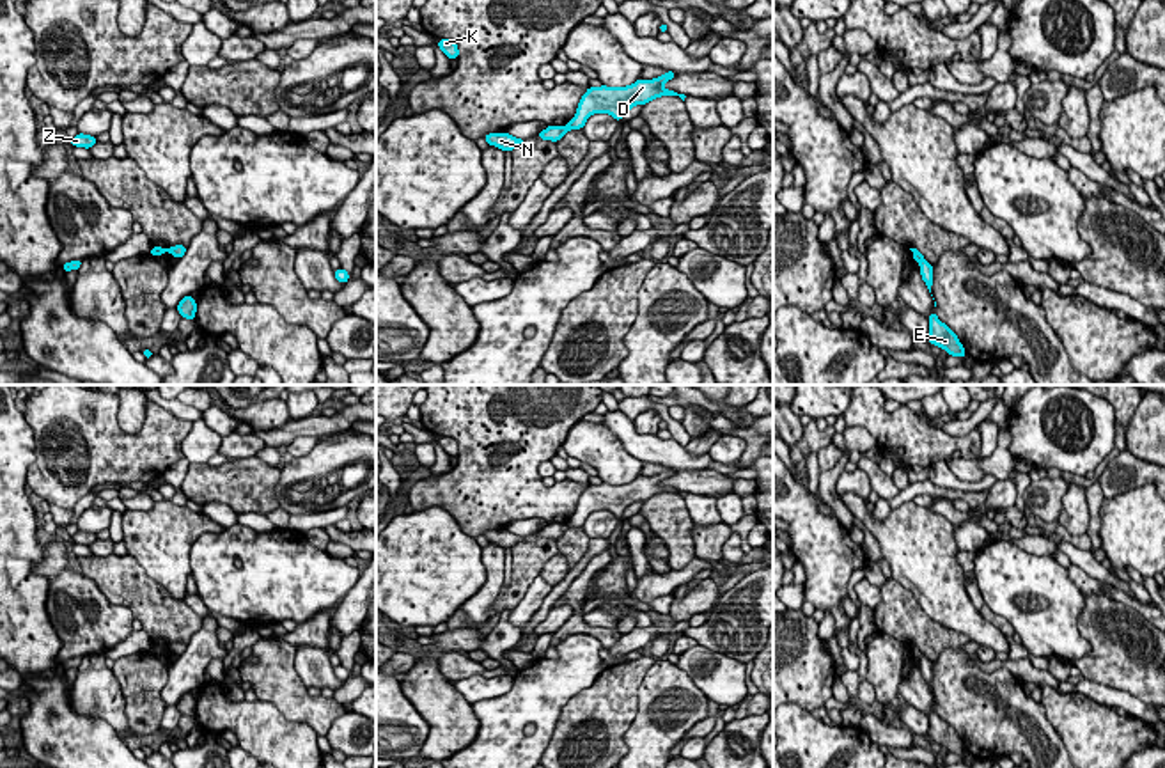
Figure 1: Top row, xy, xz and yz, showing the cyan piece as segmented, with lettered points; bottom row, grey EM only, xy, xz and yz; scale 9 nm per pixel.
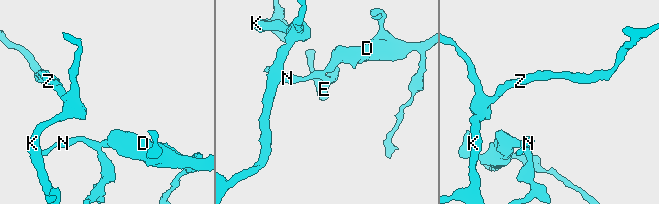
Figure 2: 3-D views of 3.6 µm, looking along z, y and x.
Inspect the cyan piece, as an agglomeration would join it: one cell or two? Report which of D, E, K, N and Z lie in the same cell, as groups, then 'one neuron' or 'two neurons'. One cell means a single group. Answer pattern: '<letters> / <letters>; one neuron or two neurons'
D / E K N Z; two neurons

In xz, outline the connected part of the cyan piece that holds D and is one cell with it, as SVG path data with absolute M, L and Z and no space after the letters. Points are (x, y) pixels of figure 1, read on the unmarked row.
M669 468L653 477L637 477L626 484L589 484L578 500L575 514L567 520L567 527L582 527L592 511L610 511L621 520L622 513L635 502L645 502L660 493L677 493L684 498L684 491L663 486L661 482L676 474Z

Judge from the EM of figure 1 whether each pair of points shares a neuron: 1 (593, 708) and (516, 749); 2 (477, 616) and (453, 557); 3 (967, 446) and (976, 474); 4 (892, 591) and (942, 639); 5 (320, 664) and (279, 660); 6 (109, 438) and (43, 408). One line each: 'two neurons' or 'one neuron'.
1: two neurons
2: two neurons
3: two neurons
4: one neuron
5: two neurons
6: one neuron

